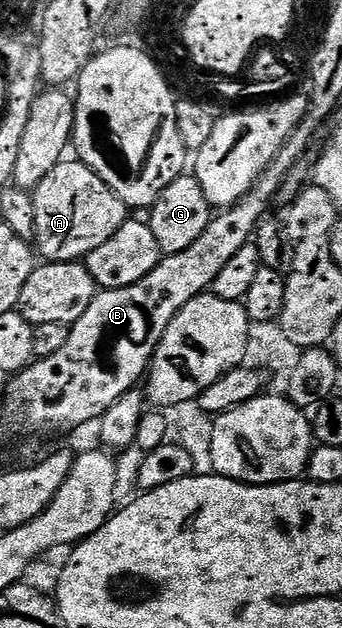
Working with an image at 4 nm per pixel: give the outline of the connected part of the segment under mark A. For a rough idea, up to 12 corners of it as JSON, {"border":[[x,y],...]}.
{"border":[[64,160],[33,191],[34,245],[78,262],[129,220],[84,162]]}

